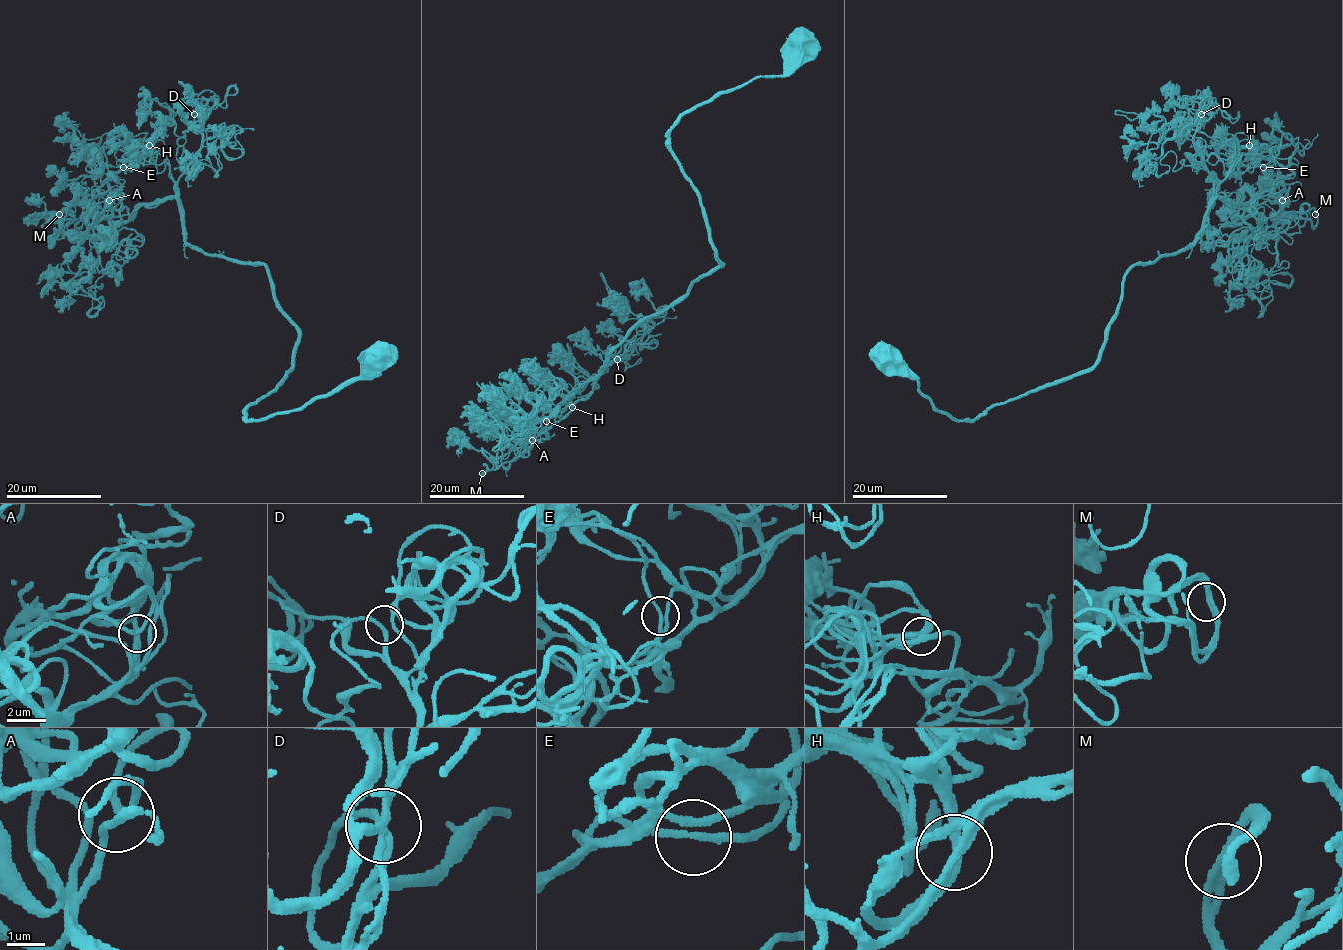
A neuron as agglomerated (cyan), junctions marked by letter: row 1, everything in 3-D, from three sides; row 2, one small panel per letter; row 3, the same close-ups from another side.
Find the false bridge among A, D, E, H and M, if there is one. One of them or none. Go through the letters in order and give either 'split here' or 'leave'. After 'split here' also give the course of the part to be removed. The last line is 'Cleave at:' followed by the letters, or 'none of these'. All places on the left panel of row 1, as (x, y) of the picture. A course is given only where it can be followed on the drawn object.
A: leave
D: leave
E: leave
H: leave
M: leave
Cleave at: none of these

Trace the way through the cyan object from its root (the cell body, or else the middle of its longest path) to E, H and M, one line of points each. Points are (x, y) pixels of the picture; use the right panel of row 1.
E: (883, 356), (957, 419), (1080, 375), (1124, 275), (1196, 239), (1242, 154), (1263, 167)
H: (883, 356), (957, 419), (1085, 373), (1124, 275), (1196, 239), (1213, 189), (1242, 154), (1255, 155), (1250, 145)
M: (883, 356), (937, 410), (976, 419), (1085, 373), (1124, 275), (1185, 250), (1215, 198), (1257, 220), (1315, 214)

